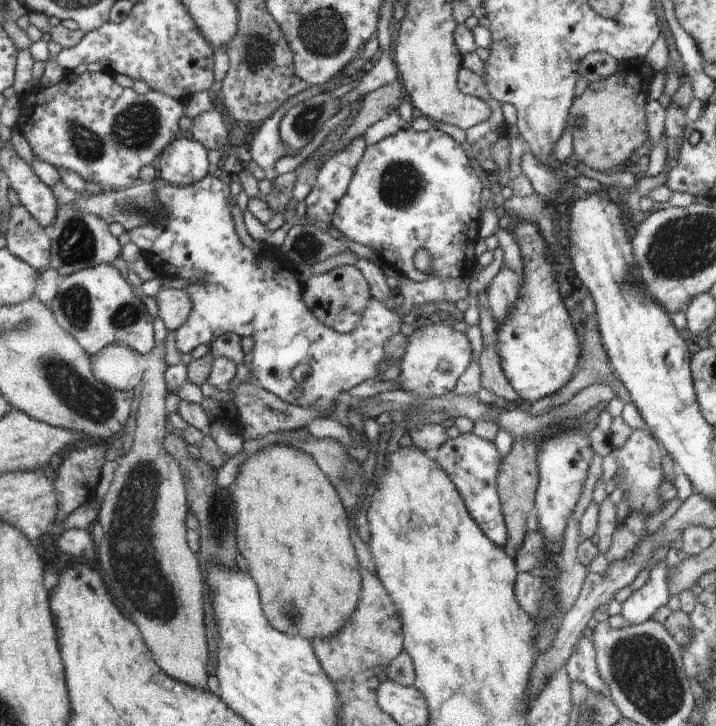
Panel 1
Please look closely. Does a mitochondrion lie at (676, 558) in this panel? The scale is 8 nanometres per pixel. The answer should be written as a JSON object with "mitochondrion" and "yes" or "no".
{"mitochondrion":"no"}

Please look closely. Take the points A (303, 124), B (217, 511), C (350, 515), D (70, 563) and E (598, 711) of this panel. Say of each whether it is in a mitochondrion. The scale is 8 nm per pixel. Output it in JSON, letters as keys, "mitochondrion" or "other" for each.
{"A":"mitochondrion","B":"mitochondrion","C":"other","D":"other","E":"mitochondrion"}

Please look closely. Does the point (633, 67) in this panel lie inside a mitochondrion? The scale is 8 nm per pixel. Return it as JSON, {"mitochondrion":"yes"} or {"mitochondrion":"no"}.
{"mitochondrion":"no"}

